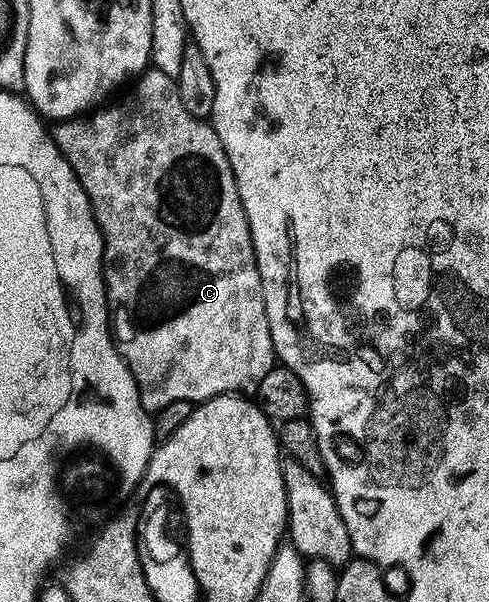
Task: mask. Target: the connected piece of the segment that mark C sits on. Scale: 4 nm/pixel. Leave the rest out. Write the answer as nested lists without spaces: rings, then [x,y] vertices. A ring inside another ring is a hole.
[[[149,67],[135,78],[134,85],[136,90],[117,105],[108,103],[87,115],[59,122],[55,126],[54,136],[56,146],[72,165],[74,175],[78,175],[92,204],[92,214],[95,215],[98,227],[104,235],[104,290],[108,296],[108,324],[112,330],[112,340],[116,343],[116,350],[120,352],[120,358],[128,364],[130,375],[134,375],[142,407],[152,415],[157,409],[166,407],[166,403],[199,403],[212,397],[221,397],[223,393],[251,394],[258,387],[258,383],[262,383],[266,371],[270,371],[273,365],[277,364],[278,358],[266,319],[266,303],[262,295],[260,272],[256,266],[256,252],[252,246],[246,211],[242,207],[236,176],[232,174],[230,159],[222,147],[222,139],[218,139],[215,129],[207,120],[190,115],[190,111],[186,111],[186,106],[178,95],[175,76],[171,72],[164,72],[159,67]],[[164,203],[172,205],[170,221],[168,215],[162,215],[162,211],[158,211],[158,207],[162,209]]]

